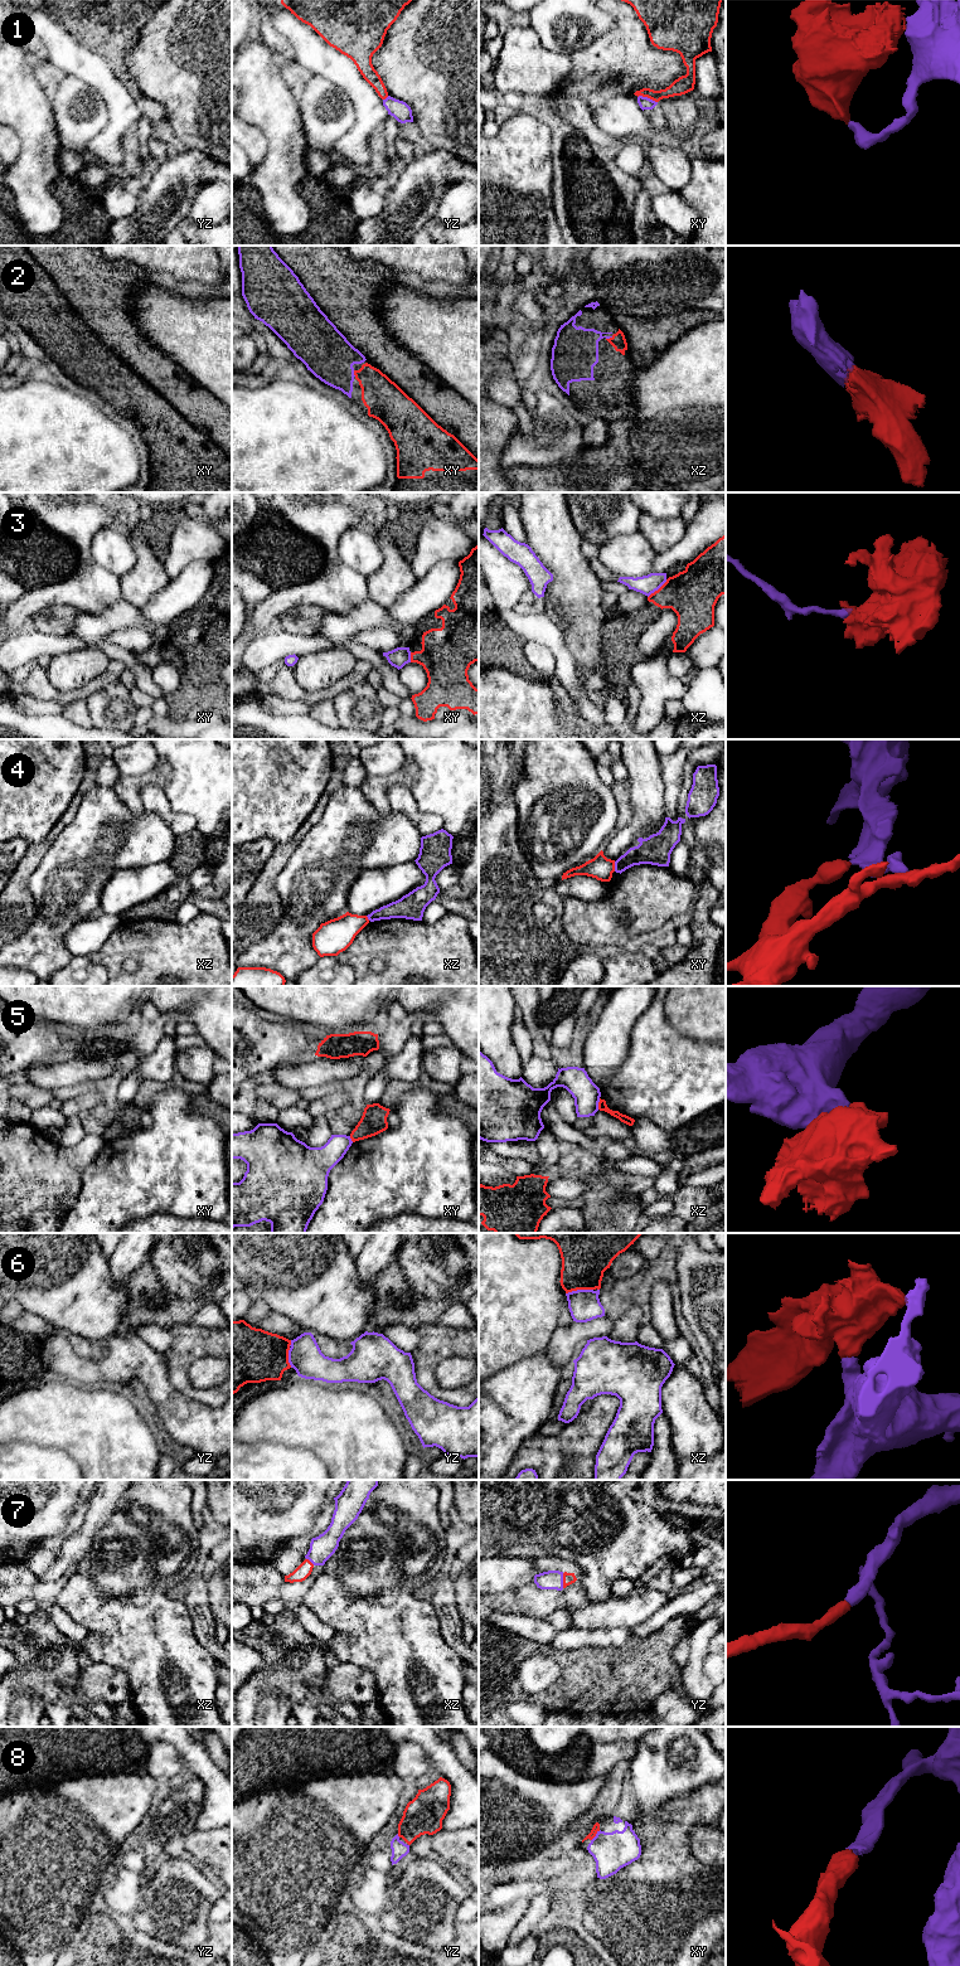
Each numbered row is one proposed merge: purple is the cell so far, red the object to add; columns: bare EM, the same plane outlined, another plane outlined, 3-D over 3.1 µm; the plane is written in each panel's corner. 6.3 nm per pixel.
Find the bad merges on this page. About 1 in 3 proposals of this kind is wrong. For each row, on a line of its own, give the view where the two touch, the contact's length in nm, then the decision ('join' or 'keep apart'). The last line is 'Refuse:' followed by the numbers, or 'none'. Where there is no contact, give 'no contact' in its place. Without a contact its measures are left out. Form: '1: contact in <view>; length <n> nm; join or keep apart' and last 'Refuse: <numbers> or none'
1: contact in xy; length 130 nm; keep apart
2: contact in xz; length 50 nm; join
3: contact in xz; length 170 nm; keep apart
4: contact in xy; length 60 nm; keep apart
5: contact in xz; length 70 nm; keep apart
6: contact in xz; length 180 nm; keep apart
7: contact in yz; length 100 nm; join
8: contact in xy; length 90 nm; join
Refuse: 1, 3, 4, 5, 6

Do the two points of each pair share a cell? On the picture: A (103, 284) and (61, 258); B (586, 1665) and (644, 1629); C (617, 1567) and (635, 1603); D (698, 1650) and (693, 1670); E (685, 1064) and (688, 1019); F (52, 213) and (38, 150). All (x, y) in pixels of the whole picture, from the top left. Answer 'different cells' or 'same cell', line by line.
A: same cell
B: different cells
C: different cells
D: same cell
E: different cells
F: same cell

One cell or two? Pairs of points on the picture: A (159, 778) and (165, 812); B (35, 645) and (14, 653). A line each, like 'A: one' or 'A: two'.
A: two
B: one

